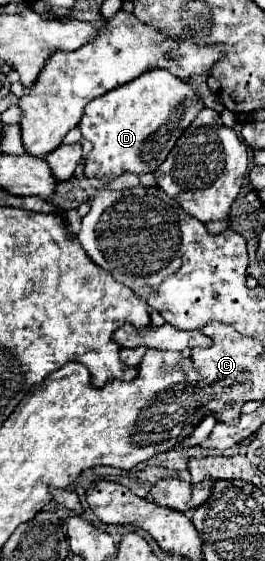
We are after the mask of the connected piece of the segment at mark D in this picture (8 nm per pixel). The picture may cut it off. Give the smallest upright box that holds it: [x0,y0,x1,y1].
[78,69,204,179]

